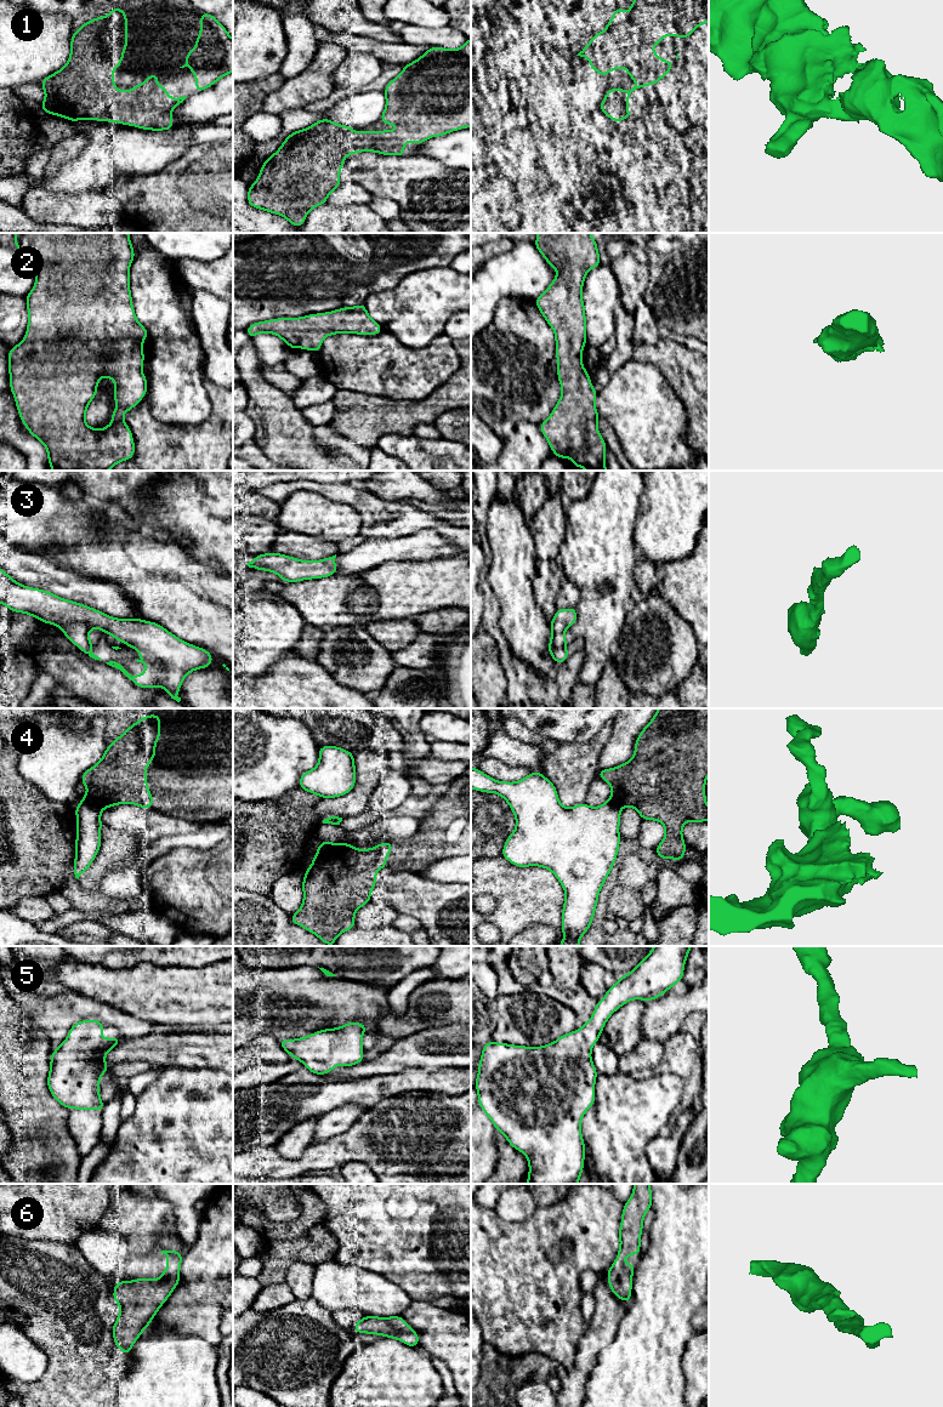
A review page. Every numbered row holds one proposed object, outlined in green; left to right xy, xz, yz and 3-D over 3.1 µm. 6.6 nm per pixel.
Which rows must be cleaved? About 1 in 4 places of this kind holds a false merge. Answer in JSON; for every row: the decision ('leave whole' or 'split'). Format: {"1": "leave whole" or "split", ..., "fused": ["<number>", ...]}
{"1": "leave whole", "2": "leave whole", "3": "leave whole", "4": "split", "5": "leave whole", "6": "leave whole", "fused": ["4"]}

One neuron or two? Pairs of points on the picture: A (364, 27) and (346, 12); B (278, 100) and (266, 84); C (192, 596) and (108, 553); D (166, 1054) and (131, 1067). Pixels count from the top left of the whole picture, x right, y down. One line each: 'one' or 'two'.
A: one
B: two
C: one
D: two

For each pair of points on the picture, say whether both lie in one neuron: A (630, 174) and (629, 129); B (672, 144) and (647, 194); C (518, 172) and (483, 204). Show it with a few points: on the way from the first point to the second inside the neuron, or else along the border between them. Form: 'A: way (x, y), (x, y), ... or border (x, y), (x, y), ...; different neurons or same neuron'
A: way (629, 163), (629, 140); same neuron
B: border (645, 157), (647, 172), (660, 204); different neurons
C: border (498, 172), (512, 186), (515, 201), (518, 208); different neurons

